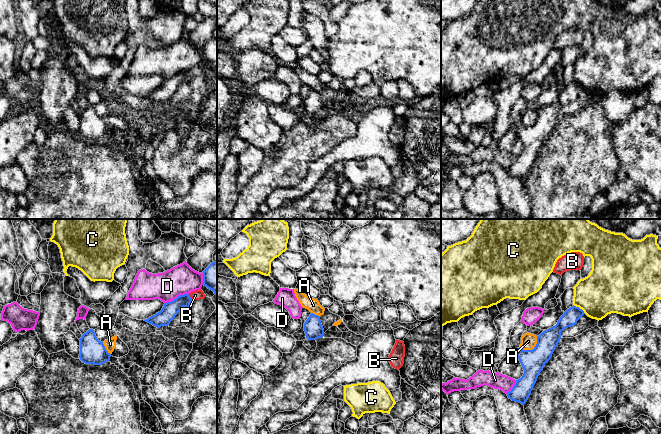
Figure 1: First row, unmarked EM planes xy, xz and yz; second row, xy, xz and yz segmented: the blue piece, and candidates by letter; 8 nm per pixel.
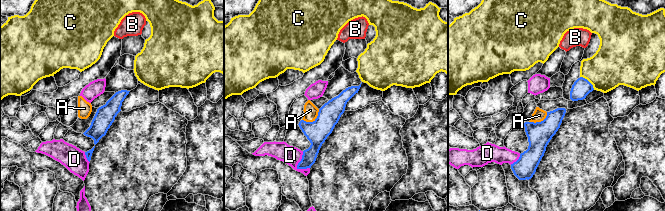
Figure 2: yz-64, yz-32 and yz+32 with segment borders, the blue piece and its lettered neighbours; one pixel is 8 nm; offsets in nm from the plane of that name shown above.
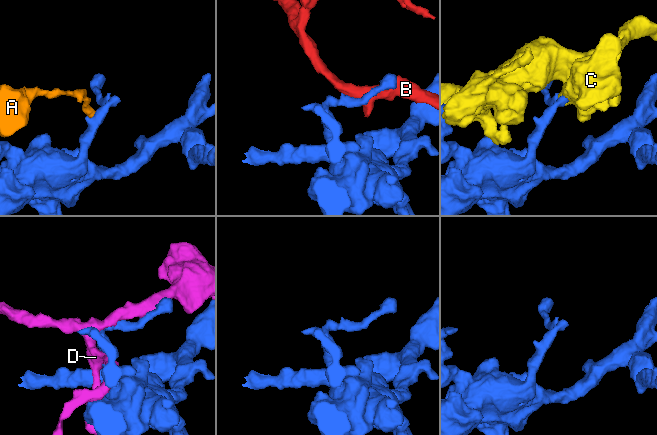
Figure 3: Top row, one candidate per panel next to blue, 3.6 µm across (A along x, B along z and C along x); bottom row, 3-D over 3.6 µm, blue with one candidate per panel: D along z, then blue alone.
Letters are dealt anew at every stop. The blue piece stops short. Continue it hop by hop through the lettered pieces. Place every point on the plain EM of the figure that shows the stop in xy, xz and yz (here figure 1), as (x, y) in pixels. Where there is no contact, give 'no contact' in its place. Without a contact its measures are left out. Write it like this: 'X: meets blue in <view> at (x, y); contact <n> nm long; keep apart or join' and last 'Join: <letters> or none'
A: meets blue in yz at (532, 125); contact 180 nm long; keep apart
B: meets blue in xy at (190, 73); contact 70 nm long; keep apart
C: meets blue in yz at (579, 84); contact 120 nm long; keep apart
D: meets blue in xy at (177, 73); contact 200 nm long; keep apart
Join: none

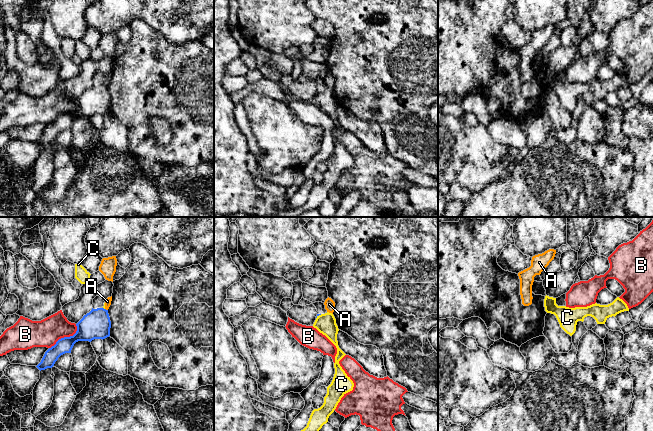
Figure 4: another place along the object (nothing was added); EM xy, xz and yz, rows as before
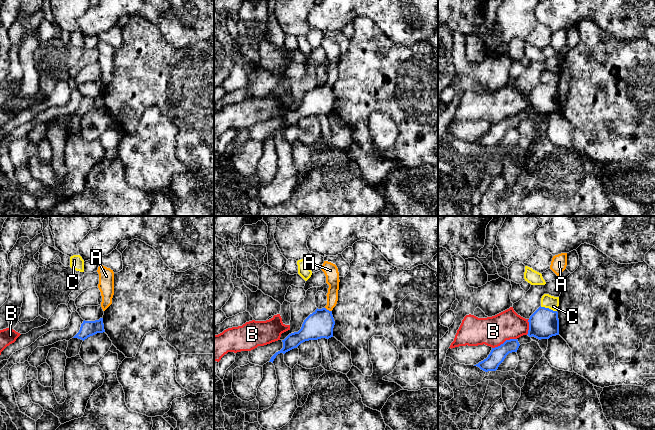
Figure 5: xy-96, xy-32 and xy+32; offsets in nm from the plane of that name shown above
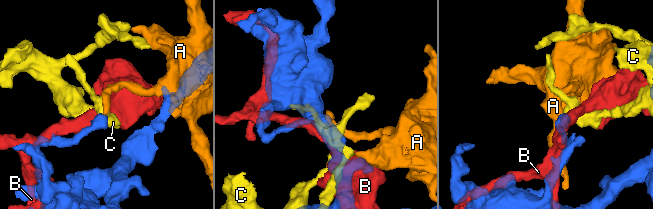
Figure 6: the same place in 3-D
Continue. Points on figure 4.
A: meets blue in xy at (105, 85); contact 30 nm long; keep apart
B: meets blue in xy at (66, 113); contact 300 nm long; keep apart
C: meets blue in xz at (318, 91); contact 60 nm long; keep apart
Join: none

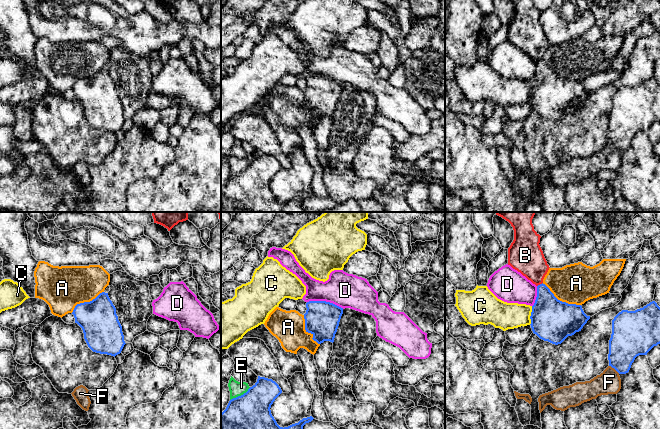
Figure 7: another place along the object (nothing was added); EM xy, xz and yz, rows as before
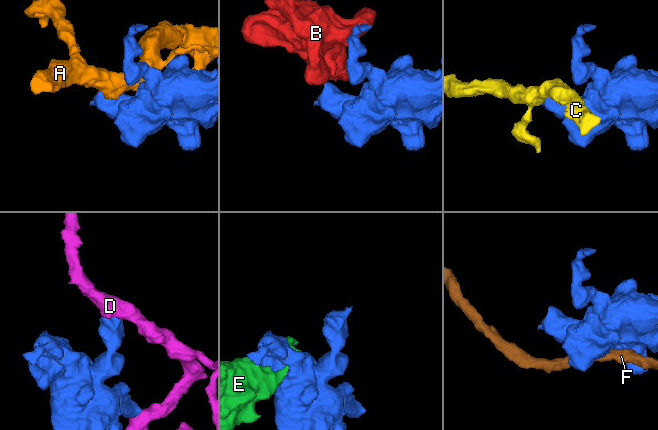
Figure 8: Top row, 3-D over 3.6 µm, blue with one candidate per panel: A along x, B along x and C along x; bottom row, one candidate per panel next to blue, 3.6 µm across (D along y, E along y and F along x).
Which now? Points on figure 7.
A: meets blue in yz at (561, 77); contact 360 nm long; keep apart
B: meets blue in yz at (540, 60); contact 60 nm long; keep apart
C: meets blue in yz at (531, 91); contact 150 nm long; keep apart
D: meets blue in xz at (325, 77); contact 300 nm long; keep apart
E: meets blue in xz at (241, 171); contact 200 nm long; keep apart
F: meets blue in yz at (614, 144); contact 110 nm long; keep apart
Join: none

